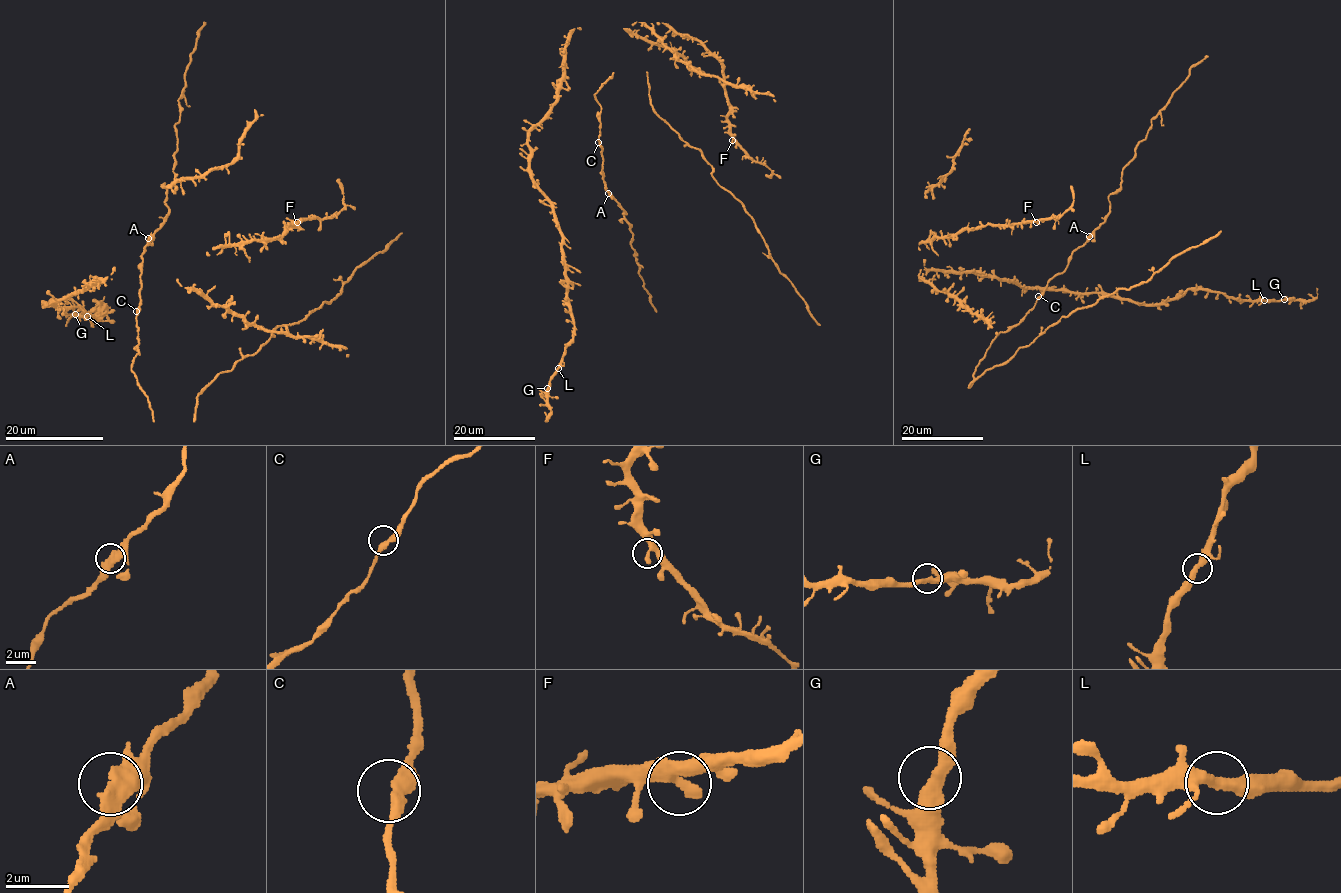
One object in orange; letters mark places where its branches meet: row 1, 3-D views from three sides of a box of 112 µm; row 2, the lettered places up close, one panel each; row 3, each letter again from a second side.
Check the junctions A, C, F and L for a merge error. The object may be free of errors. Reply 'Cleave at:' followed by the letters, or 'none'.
Cleave at: none

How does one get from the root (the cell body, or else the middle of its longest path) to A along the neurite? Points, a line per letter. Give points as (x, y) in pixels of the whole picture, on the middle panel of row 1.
A: (600, 131), (598, 144), (601, 147), (604, 187), (608, 193)

